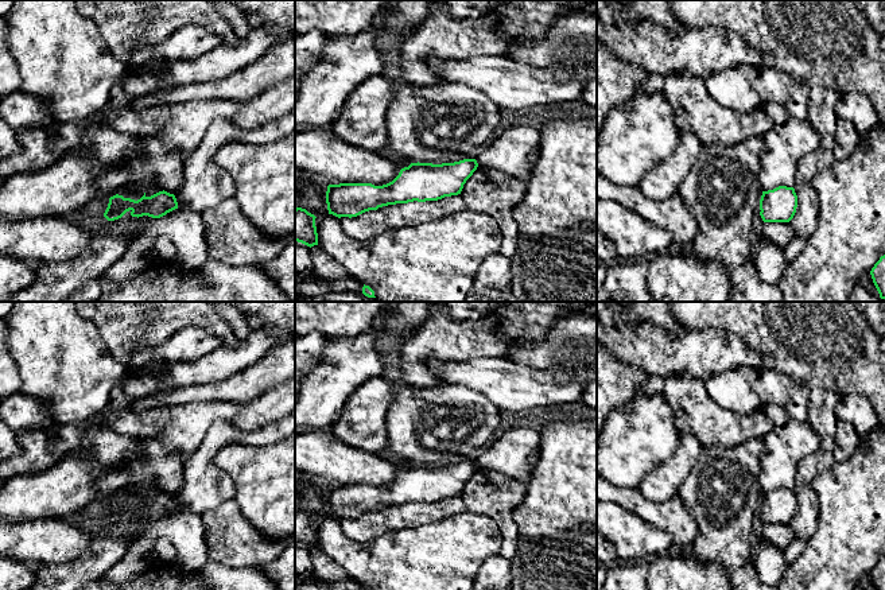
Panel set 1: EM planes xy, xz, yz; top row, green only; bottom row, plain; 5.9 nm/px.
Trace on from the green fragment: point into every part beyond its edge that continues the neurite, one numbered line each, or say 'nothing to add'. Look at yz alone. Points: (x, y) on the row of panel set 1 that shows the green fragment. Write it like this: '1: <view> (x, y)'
nothing to add

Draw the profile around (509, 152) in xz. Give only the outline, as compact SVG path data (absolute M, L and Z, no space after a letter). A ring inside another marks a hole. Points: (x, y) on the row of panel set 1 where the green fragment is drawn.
M527 125L506 128L476 160L478 166L527 181L531 154L540 147L540 131Z

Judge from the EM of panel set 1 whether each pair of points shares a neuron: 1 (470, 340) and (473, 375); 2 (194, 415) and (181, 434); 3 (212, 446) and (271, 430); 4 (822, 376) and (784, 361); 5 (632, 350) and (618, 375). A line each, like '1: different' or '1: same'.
1: different
2: same
3: same
4: same
5: different

